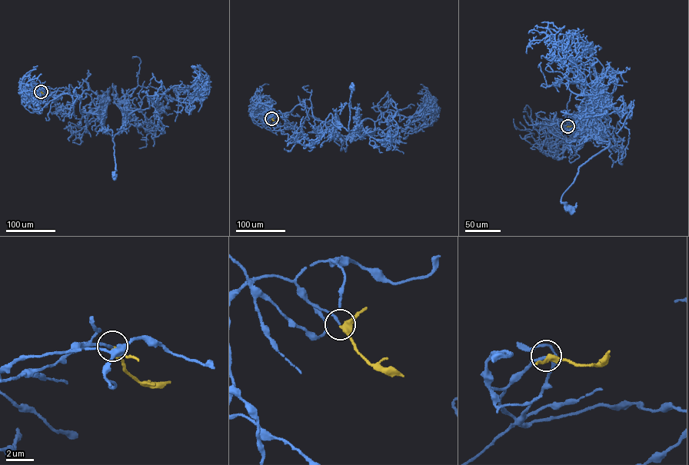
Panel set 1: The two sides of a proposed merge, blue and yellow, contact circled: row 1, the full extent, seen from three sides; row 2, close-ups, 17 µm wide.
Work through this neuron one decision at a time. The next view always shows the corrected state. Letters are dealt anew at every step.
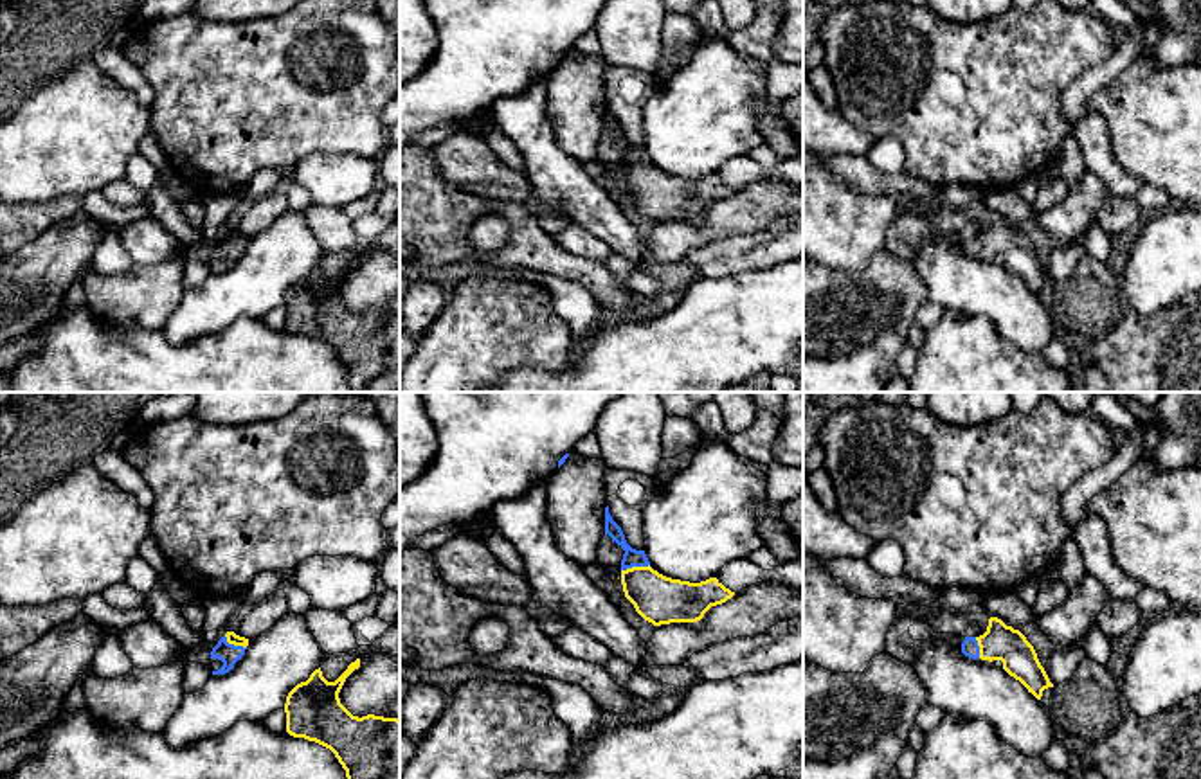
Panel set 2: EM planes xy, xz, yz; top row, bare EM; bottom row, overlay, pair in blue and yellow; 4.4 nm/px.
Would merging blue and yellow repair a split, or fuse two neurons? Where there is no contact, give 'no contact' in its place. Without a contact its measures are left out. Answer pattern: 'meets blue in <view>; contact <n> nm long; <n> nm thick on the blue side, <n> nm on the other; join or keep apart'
meets blue in xz; contact 130 nm long; 80 nm thick on the blue side, 220 nm on the other; join

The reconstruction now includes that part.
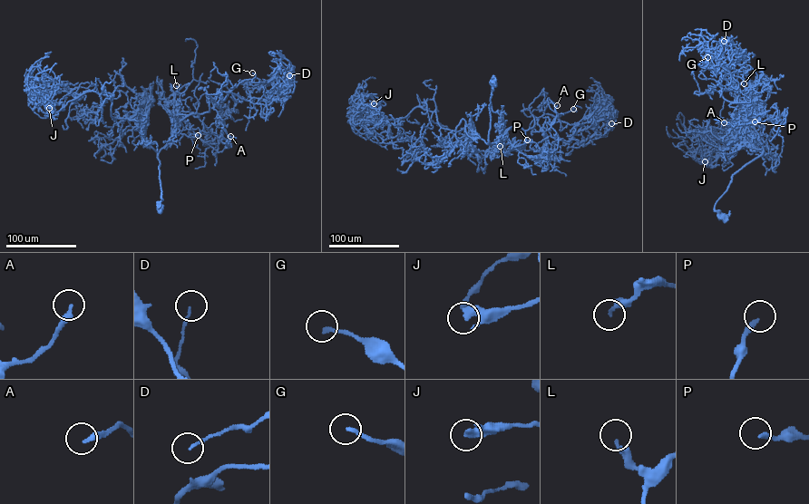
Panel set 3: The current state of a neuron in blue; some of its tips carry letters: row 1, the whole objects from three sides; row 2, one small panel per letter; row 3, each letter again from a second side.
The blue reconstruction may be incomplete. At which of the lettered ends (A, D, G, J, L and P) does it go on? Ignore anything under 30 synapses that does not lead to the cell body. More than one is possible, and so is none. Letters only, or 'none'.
none

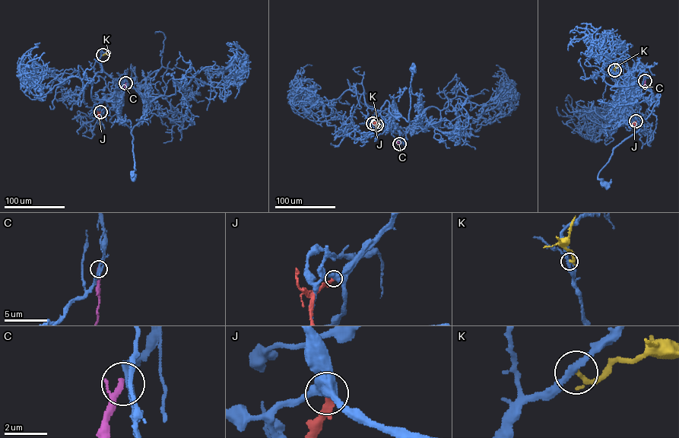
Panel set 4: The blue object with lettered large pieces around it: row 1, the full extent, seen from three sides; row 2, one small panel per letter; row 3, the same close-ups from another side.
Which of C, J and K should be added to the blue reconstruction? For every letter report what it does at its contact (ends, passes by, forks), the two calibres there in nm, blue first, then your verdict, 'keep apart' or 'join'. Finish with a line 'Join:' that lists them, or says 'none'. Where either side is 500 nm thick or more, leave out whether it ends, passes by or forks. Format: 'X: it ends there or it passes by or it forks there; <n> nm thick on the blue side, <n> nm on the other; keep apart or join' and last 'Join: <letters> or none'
C: it passes by; 240 nm thick on the blue side, 200 nm on the other; keep apart
J: 500 nm thick on the blue side, 360 nm on the other; keep apart
K: it ends there; 220 nm thick on the blue side, 220 nm on the other; keep apart
Join: none

